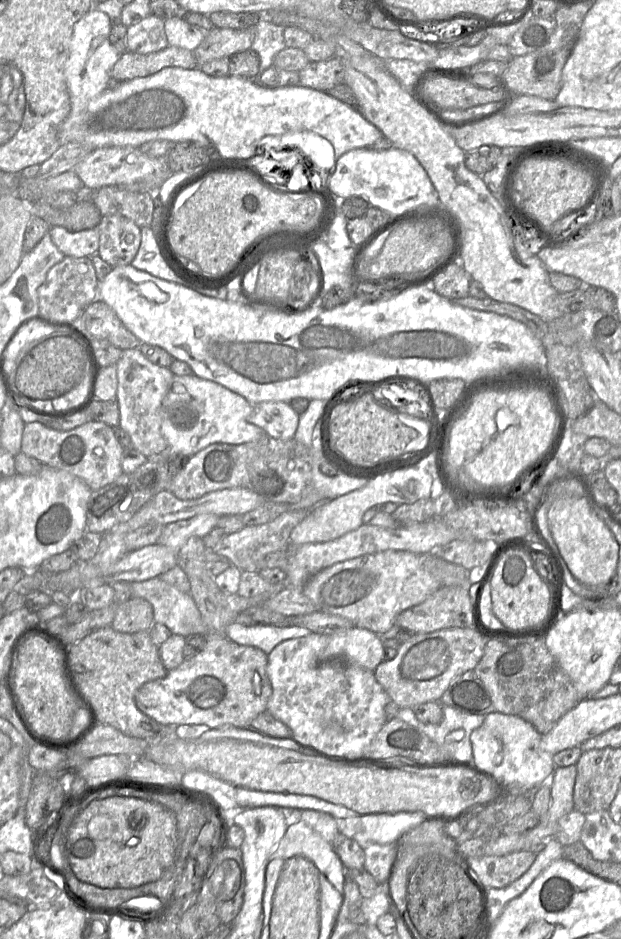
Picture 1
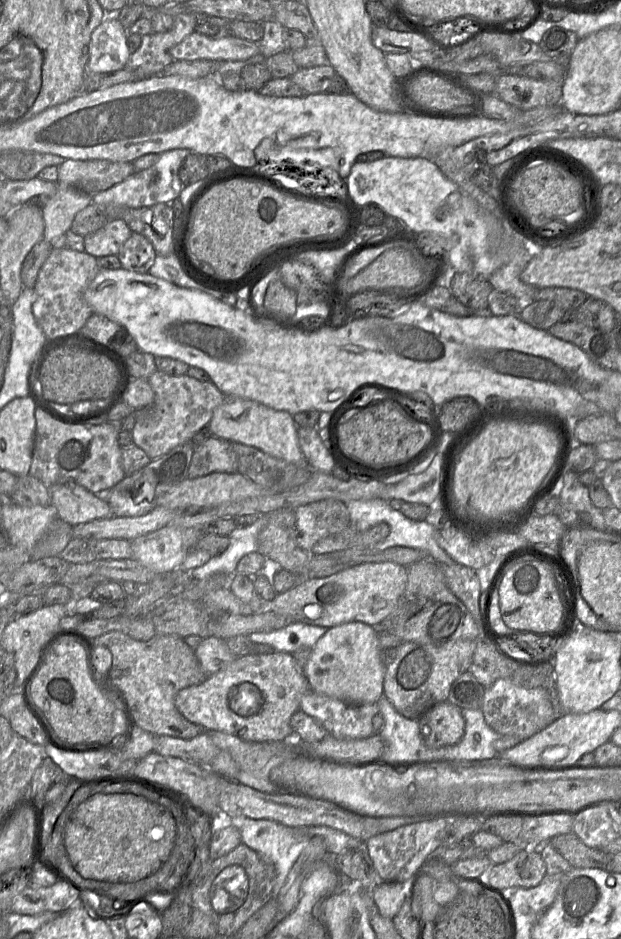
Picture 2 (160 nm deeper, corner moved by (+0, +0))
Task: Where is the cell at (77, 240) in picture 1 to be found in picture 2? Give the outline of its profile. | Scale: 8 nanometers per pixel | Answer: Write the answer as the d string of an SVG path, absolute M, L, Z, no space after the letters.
M114 218L101 229L84 237L85 252L94 257L118 255L132 233L122 218Z

